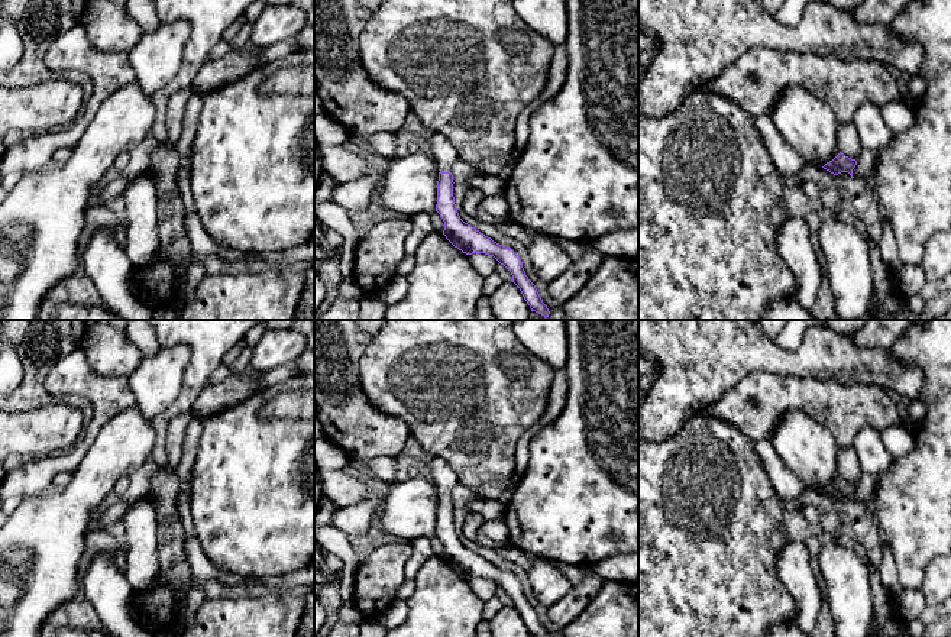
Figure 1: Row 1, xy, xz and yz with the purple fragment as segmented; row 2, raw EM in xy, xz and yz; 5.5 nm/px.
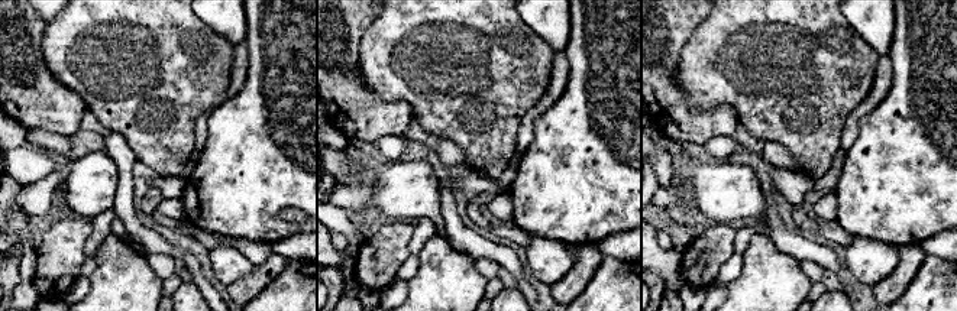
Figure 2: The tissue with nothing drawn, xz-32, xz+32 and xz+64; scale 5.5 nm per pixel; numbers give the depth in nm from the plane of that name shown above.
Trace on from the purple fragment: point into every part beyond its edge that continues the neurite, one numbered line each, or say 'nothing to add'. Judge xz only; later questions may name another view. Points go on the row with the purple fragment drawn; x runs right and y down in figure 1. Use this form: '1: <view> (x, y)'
1: xz (445, 154)

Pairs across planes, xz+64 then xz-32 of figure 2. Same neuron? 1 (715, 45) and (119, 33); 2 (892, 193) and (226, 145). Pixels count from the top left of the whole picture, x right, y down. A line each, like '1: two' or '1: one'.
1: one
2: one

